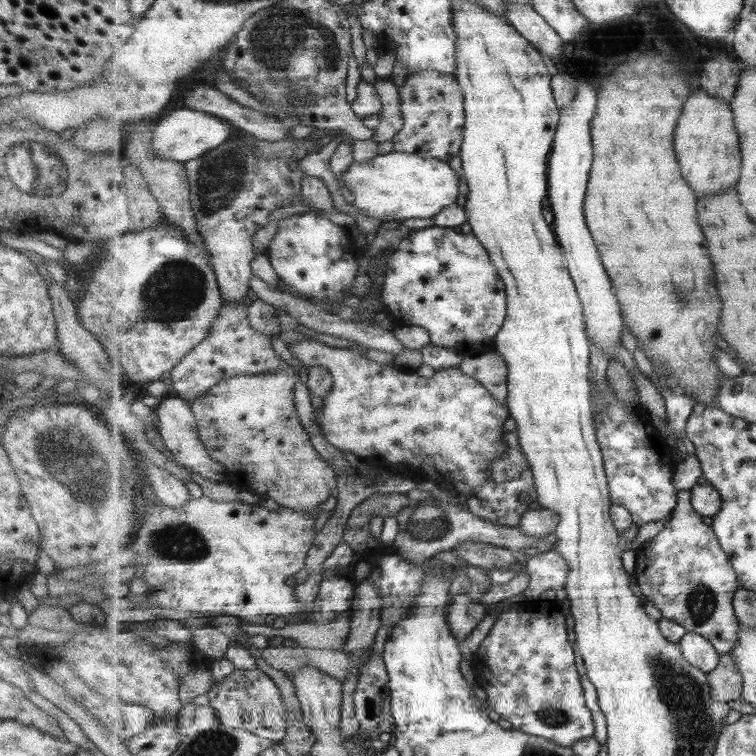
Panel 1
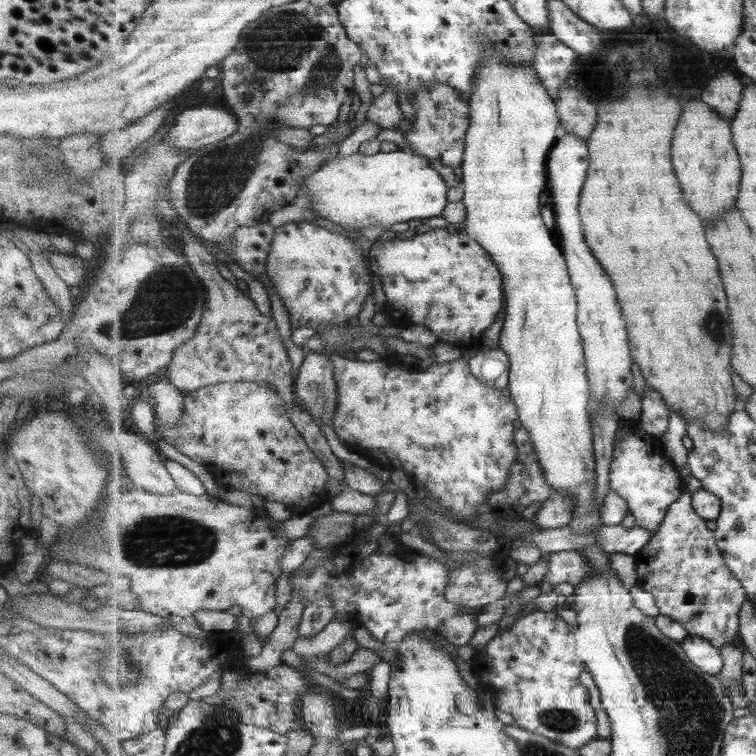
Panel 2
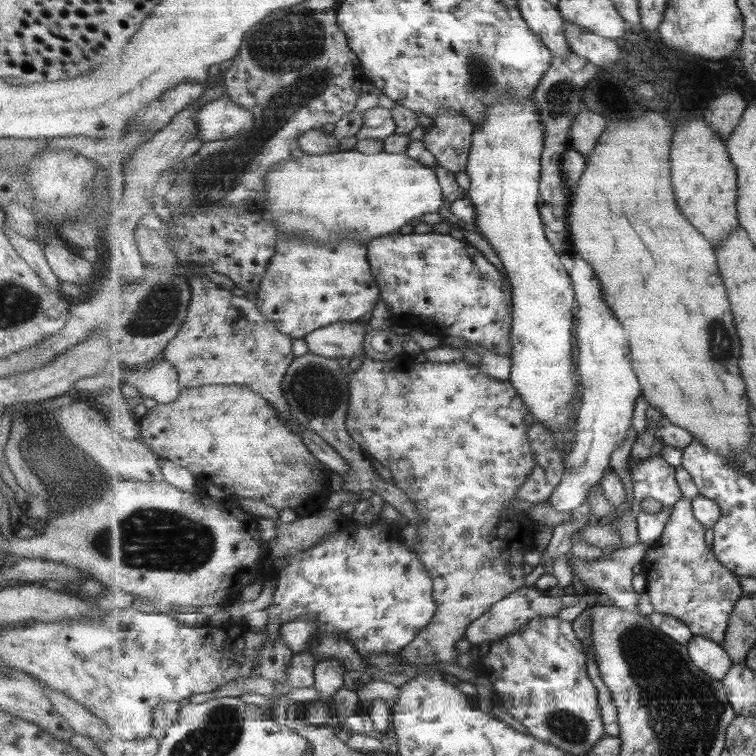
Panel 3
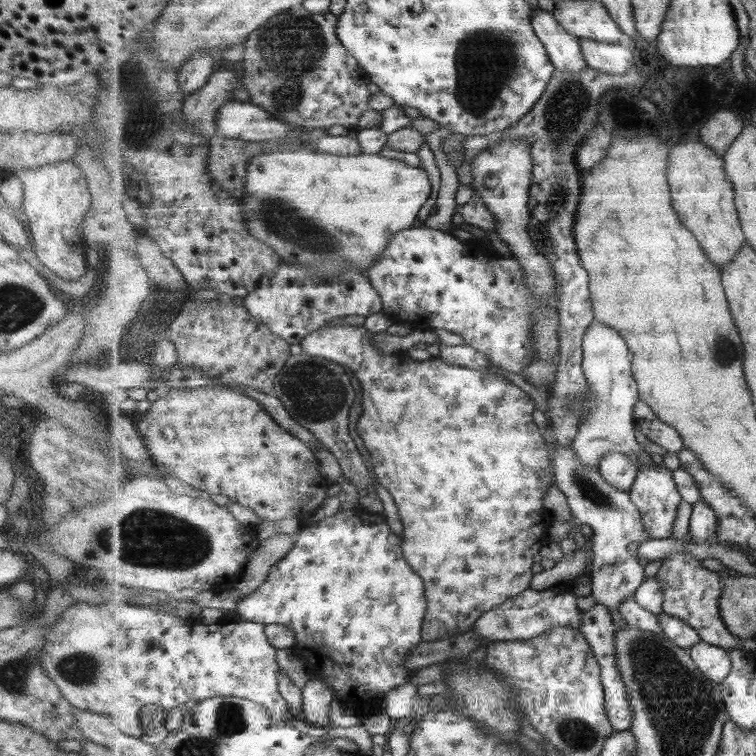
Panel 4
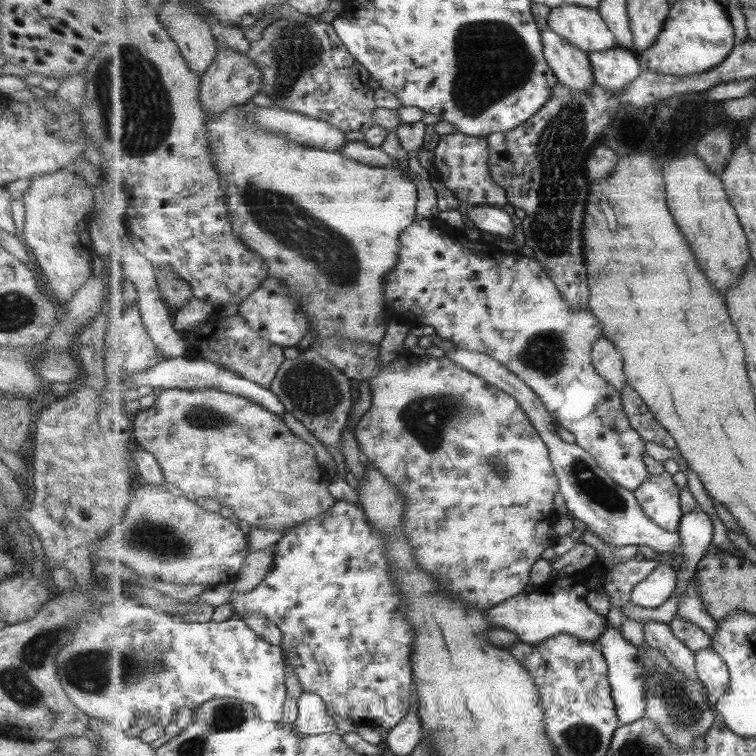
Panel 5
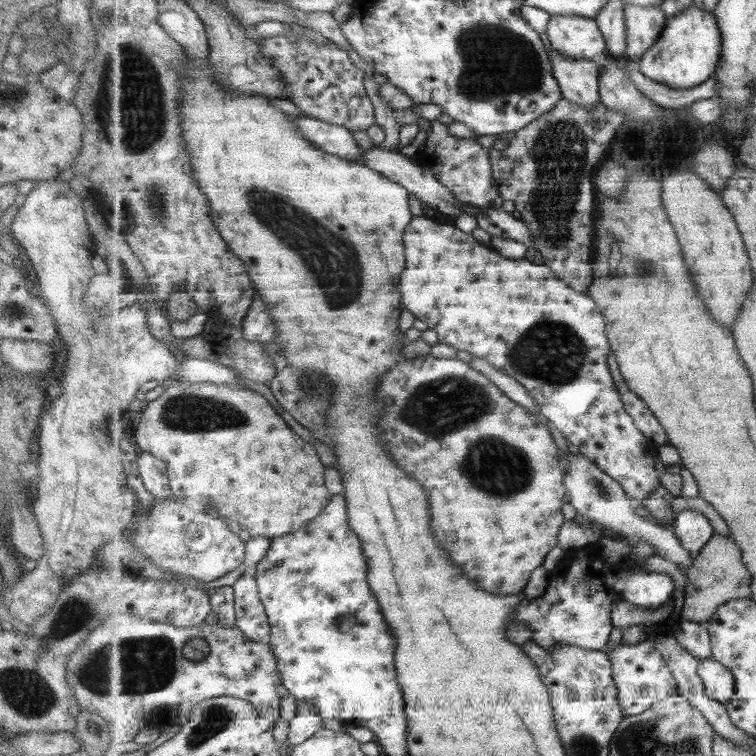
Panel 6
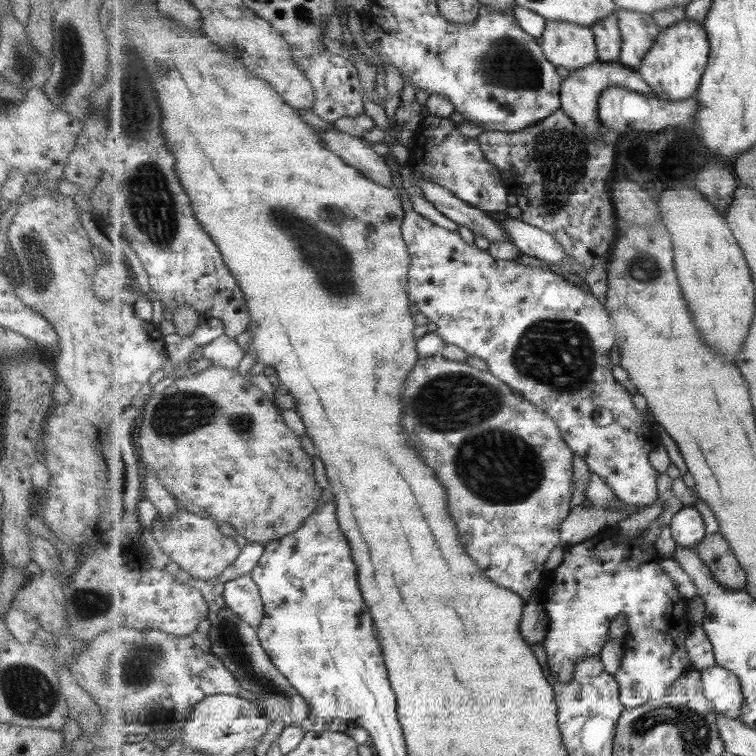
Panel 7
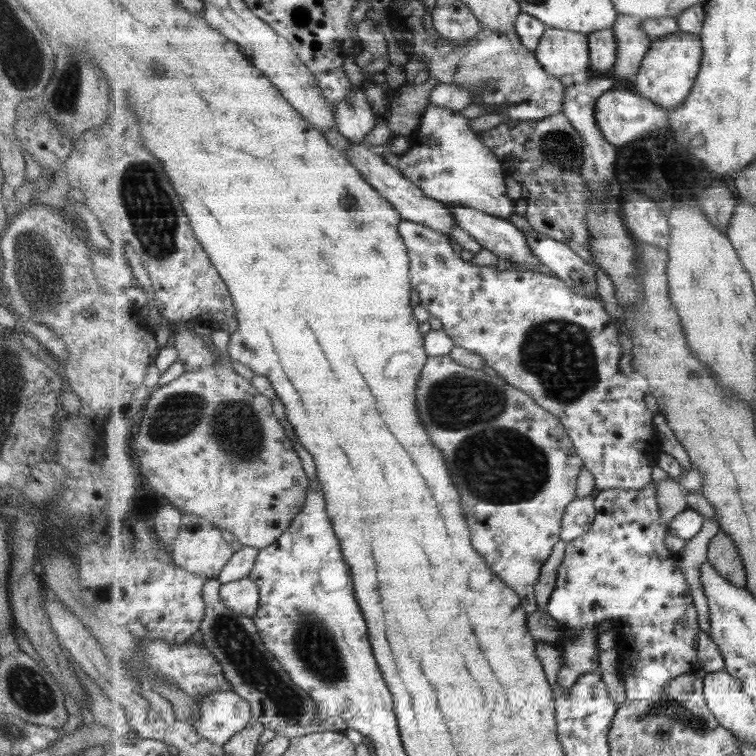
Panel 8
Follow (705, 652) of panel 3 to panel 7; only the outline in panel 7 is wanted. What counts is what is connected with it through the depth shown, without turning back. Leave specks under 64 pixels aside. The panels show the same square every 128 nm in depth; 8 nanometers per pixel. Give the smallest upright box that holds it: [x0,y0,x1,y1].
[702,665,745,720]

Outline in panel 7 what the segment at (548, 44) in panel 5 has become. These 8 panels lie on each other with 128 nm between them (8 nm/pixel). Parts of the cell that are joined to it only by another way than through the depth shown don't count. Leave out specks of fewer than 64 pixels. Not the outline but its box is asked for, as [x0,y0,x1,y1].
[562,61,658,141]

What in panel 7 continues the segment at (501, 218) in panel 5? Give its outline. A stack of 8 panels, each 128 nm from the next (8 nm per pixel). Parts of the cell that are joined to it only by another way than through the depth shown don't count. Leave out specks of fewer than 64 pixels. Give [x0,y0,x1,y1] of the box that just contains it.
[501,216,585,276]

